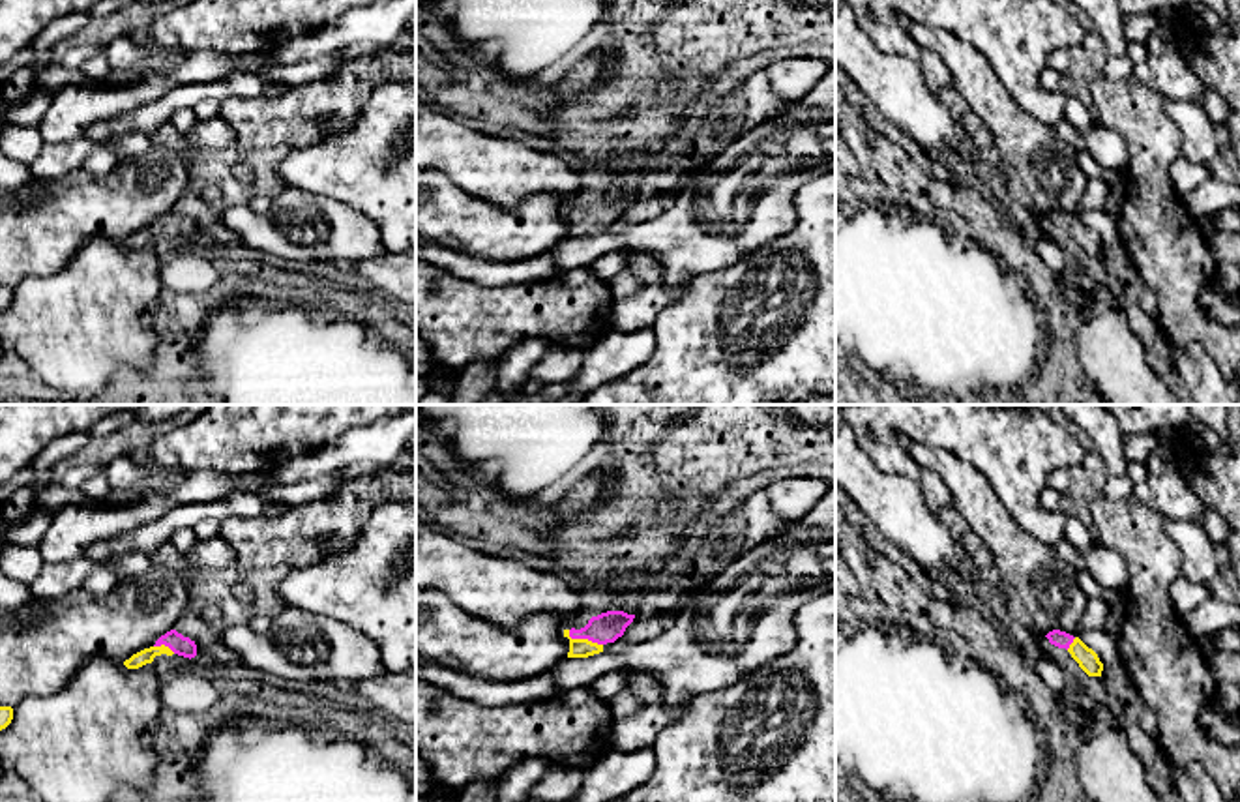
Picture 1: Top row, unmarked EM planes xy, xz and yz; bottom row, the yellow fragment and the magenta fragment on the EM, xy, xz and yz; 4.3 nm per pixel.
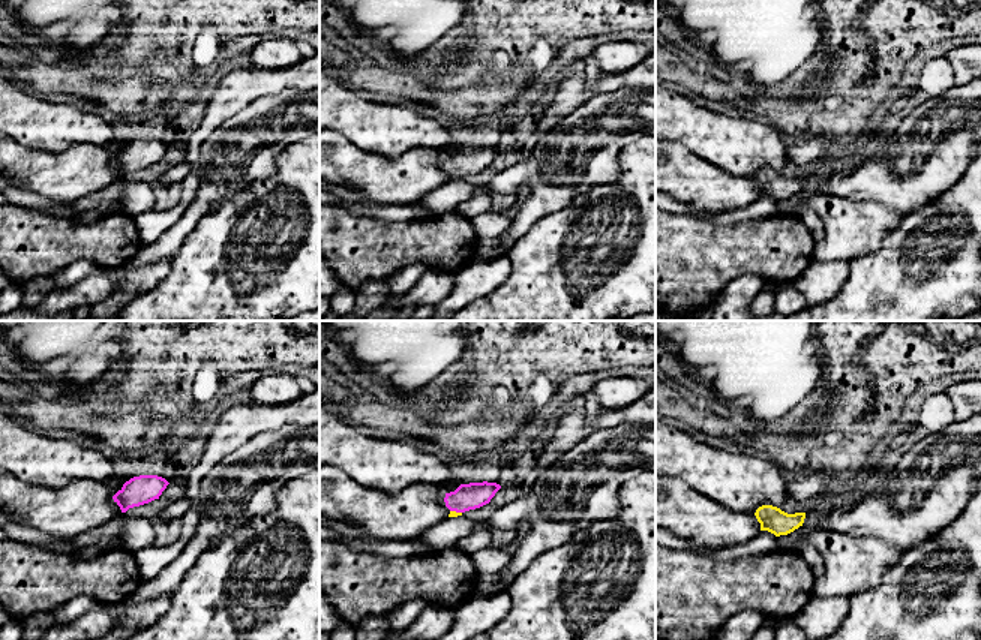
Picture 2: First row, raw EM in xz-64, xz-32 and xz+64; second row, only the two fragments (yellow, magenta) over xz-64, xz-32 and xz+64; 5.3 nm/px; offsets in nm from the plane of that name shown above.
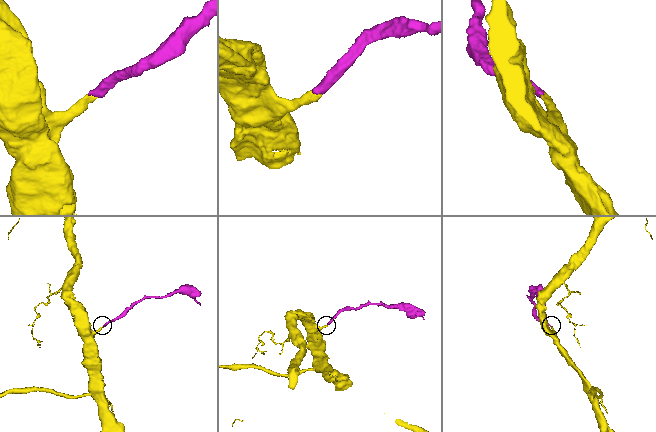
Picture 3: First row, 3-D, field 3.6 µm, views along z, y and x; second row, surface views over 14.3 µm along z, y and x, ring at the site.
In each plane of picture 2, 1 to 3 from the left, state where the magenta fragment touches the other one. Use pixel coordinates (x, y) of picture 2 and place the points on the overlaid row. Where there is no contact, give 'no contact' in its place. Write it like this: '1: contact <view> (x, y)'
1: no contact
2: contact xz-32 (455, 511)
3: no contact

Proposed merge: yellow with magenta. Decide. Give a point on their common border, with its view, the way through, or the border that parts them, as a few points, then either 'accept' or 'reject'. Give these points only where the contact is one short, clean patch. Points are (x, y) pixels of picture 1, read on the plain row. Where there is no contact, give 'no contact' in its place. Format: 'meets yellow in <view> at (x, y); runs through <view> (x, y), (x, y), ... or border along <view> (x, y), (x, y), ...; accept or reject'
meets yellow in xz at (583, 220); runs through xz (577, 227), (583, 220), (607, 207); accept

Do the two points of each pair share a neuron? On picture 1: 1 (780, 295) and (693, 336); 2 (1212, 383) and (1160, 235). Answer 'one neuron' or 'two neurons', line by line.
1: one neuron
2: two neurons

